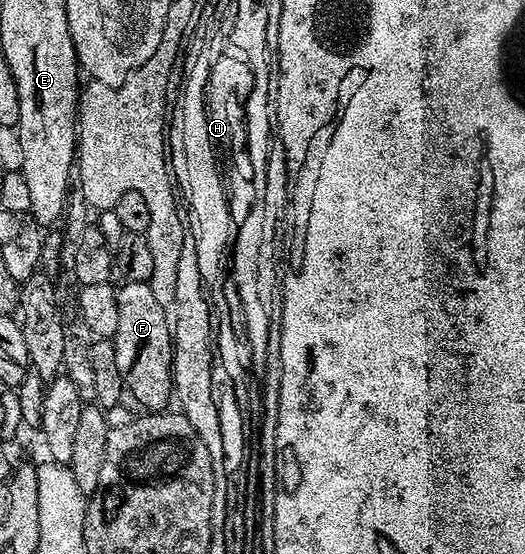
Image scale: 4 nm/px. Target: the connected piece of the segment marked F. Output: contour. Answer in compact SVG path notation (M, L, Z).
M125 282L118 287L115 294L114 335L111 339L115 348L115 360L118 361L121 378L126 391L149 412L164 411L173 398L173 337L168 309L159 303L148 282Z

